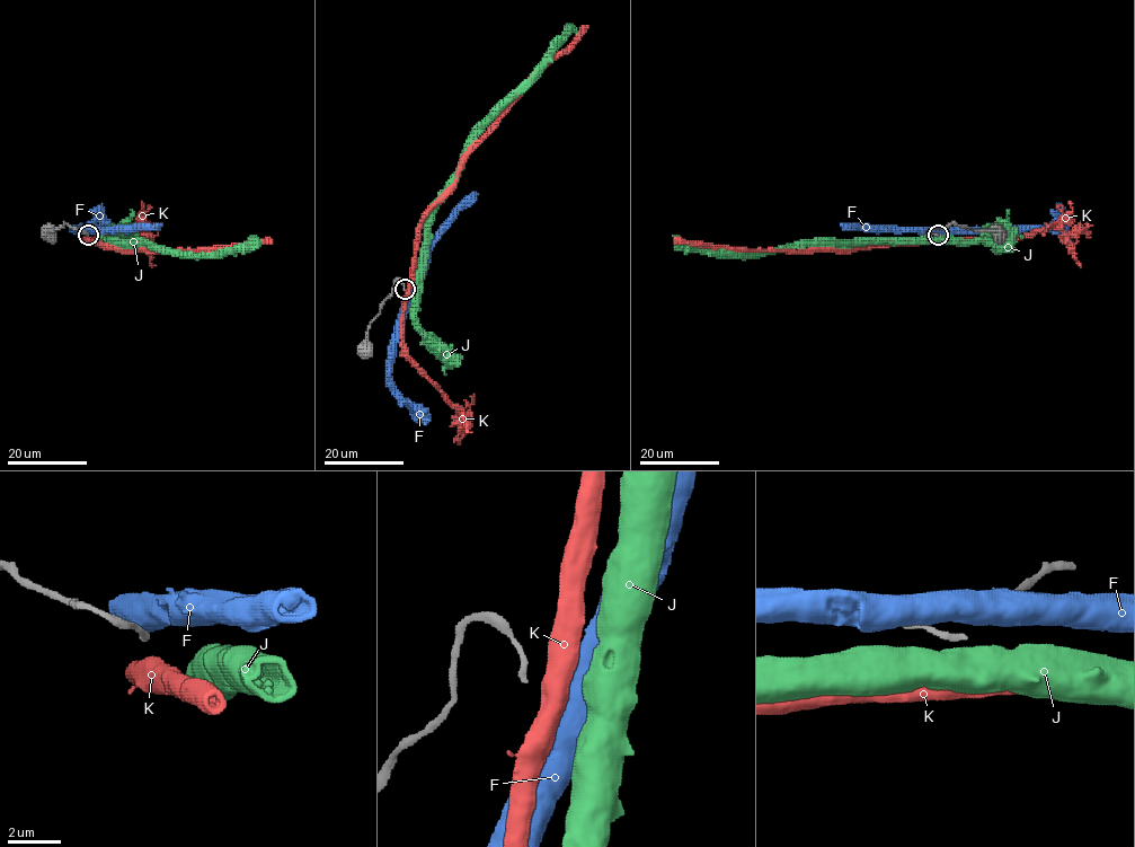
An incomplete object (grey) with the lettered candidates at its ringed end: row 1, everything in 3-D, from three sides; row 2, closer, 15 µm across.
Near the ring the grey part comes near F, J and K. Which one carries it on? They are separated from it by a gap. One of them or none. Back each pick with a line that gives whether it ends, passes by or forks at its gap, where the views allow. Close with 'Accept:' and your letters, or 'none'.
Accept: none

